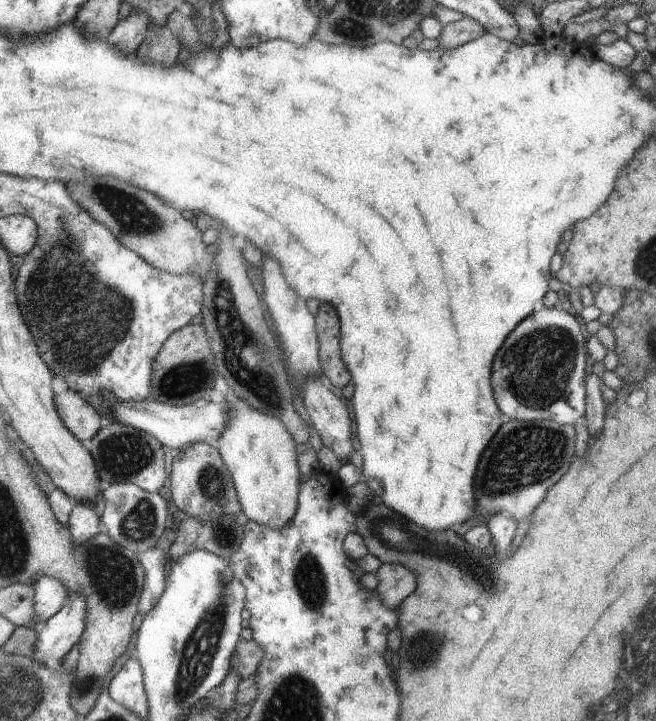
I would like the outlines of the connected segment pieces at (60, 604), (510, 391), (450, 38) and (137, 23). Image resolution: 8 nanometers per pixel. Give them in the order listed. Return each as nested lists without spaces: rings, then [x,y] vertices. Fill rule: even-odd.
[[[46,575],[35,584],[33,597],[33,618],[25,627],[38,630],[40,624],[46,623],[55,616],[68,602],[65,587],[57,580]]]
[[[538,306],[528,318],[524,318],[500,346],[492,364],[492,386],[500,410],[516,420],[552,420],[558,424],[574,424],[586,412],[586,376],[589,359],[587,338],[582,334],[576,316],[565,309]]]
[[[466,17],[453,23],[443,25],[439,35],[440,48],[444,50],[452,50],[460,45],[480,38],[486,32],[481,22],[473,18]]]
[[[134,8],[126,18],[122,18],[118,25],[107,37],[110,43],[117,45],[124,54],[134,54],[142,41],[148,36],[148,14],[140,8]]]

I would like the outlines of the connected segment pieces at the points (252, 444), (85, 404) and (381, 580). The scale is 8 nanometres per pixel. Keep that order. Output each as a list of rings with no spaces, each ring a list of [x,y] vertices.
[[[235,395],[229,397],[230,422],[218,438],[216,447],[220,451],[228,470],[231,472],[234,488],[242,508],[242,519],[249,519],[258,524],[270,526],[273,531],[280,531],[294,518],[300,492],[300,468],[298,468],[297,439],[294,438],[281,420],[264,414],[252,404],[239,400]]]
[[[74,390],[54,396],[54,406],[64,426],[81,441],[92,438],[105,423],[98,410]]]
[[[383,563],[375,574],[378,576],[375,590],[388,608],[398,608],[416,590],[416,574],[402,564]]]

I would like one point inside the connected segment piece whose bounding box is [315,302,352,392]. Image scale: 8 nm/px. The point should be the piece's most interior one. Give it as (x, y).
(327, 323)

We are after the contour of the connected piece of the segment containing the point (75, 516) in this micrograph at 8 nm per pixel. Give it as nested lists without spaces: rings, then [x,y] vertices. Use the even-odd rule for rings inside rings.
[[[76,502],[69,516],[70,534],[74,544],[84,544],[86,540],[90,541],[92,536],[99,533],[98,522],[101,519],[94,504],[84,504]]]

